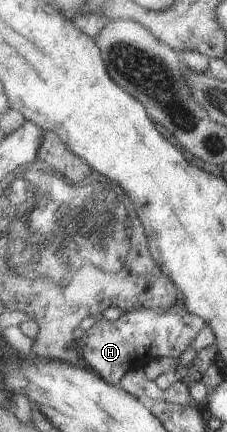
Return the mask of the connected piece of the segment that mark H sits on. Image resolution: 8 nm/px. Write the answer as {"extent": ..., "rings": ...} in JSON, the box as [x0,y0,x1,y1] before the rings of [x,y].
{"extent":[77,291,207,386],"rings":[[[178,291],[178,301],[168,309],[134,309],[123,312],[114,321],[102,318],[83,331],[77,346],[84,365],[93,368],[112,385],[118,386],[131,369],[144,367],[150,361],[162,357],[180,357],[207,324],[202,317],[192,315],[186,309],[184,297]]]}

